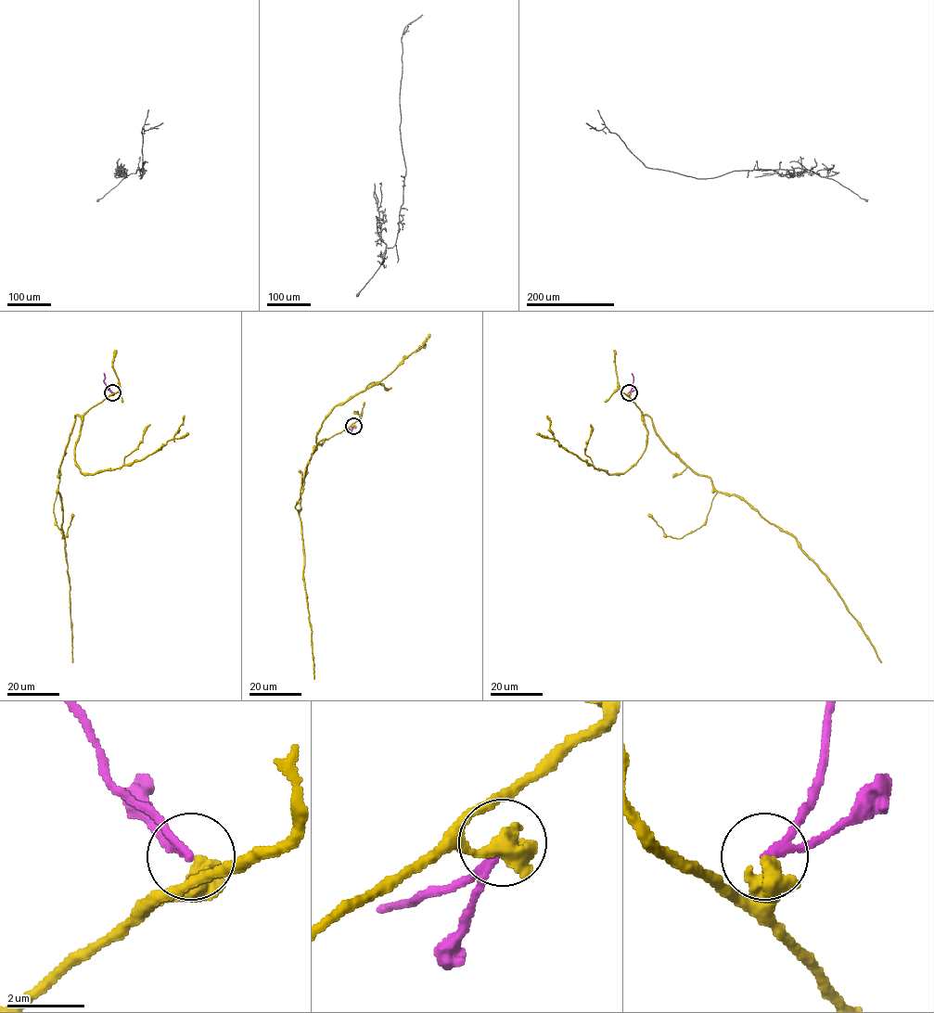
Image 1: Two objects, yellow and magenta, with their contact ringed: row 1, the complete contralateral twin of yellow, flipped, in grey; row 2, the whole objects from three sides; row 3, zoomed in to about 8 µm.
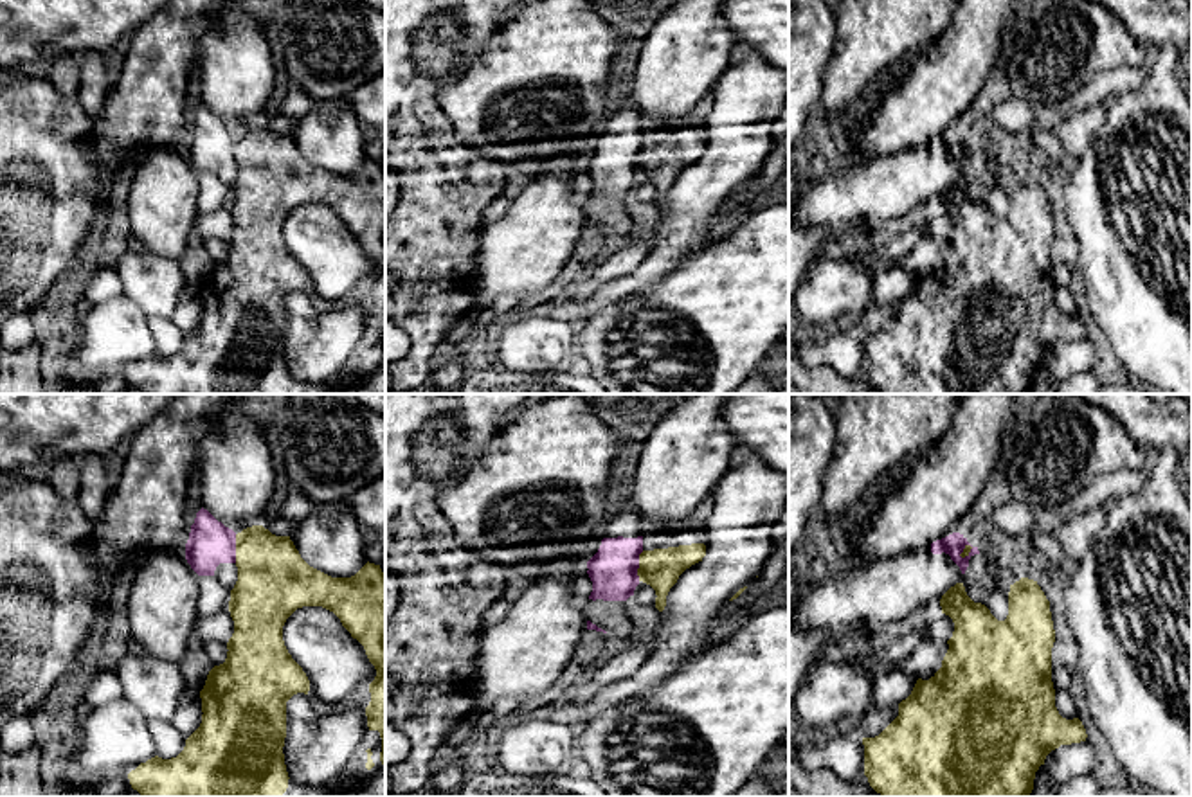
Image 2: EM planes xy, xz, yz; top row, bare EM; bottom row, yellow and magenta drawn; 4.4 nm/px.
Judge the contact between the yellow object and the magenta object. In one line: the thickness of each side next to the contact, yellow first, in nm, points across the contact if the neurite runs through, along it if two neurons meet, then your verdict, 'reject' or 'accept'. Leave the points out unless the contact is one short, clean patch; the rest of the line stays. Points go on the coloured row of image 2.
calibres 180 and 220 nm; reject

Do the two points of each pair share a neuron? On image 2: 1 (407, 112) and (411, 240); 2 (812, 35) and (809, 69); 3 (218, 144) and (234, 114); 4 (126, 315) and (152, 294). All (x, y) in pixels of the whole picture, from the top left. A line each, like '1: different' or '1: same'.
1: same
2: same
3: different
4: different

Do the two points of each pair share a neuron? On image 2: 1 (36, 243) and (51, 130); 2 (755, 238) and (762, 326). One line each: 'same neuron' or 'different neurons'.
1: same neuron
2: same neuron

